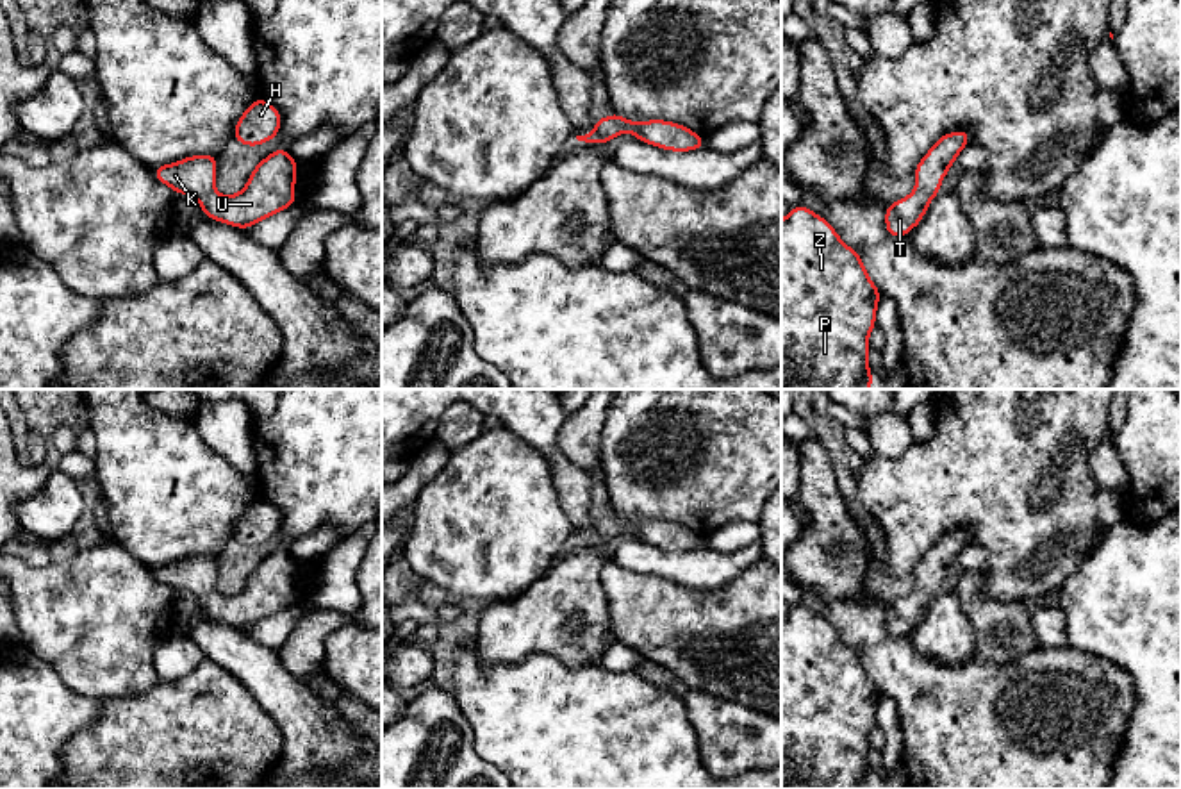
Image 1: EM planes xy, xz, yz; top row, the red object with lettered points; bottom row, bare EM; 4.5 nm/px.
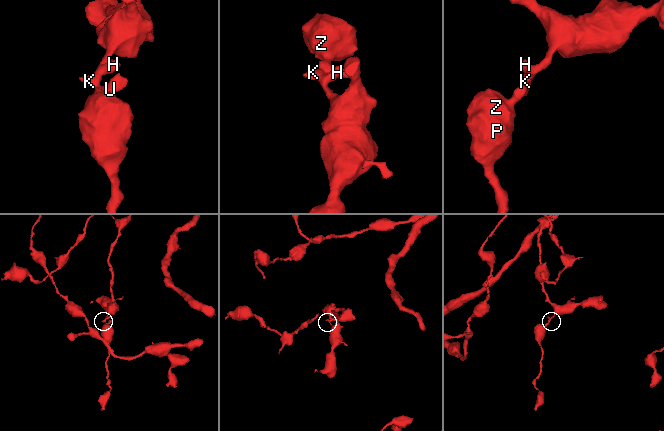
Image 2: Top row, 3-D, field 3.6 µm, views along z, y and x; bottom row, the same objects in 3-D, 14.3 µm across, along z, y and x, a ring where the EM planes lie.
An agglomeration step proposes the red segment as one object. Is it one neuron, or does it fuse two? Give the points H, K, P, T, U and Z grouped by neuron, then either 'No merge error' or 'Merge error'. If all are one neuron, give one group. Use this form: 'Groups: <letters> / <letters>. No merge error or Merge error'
Groups: H K P T U Z. No merge error

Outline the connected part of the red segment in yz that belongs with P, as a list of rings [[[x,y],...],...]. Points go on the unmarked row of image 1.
[[[805,605],[781,619],[781,789],[869,789],[867,753],[881,693],[862,655]]]

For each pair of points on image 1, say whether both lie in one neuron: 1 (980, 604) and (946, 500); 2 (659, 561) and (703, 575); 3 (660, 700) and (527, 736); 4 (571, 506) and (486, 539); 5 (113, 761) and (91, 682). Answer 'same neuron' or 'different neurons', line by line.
1: different neurons
2: same neuron
3: same neuron
4: different neurons
5: different neurons

